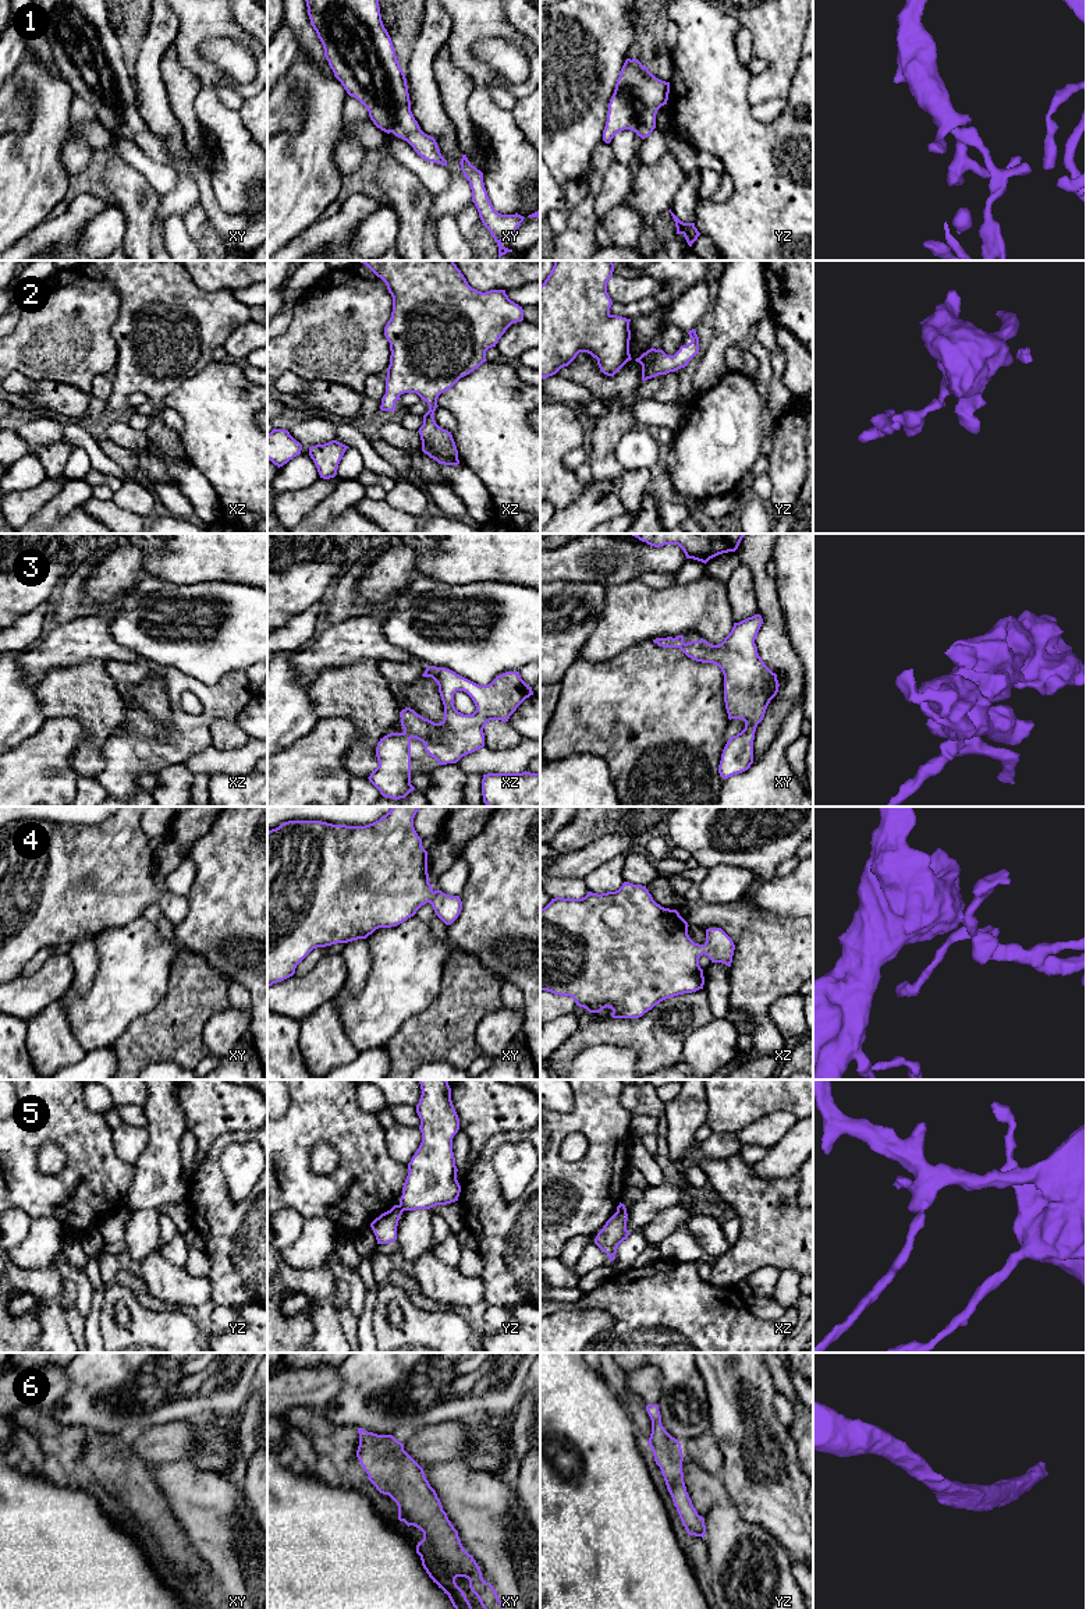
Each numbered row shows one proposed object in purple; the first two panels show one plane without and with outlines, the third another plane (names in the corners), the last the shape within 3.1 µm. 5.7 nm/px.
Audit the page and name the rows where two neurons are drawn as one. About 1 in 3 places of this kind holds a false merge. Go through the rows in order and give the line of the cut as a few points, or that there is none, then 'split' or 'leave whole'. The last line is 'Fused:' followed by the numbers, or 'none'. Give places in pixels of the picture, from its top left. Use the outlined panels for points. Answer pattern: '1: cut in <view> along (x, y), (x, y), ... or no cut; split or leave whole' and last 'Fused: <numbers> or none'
1: no cut; leave whole
2: no cut; leave whole
3: no cut; leave whole
4: no cut; leave whole
5: cut in yz along (398, 1205), (404, 1209); split
6: no cut; leave whole
Fused: 5

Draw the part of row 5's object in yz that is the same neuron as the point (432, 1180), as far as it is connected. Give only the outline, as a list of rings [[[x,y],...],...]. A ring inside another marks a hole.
[[[419,1080],[422,1095],[416,1105],[422,1142],[408,1163],[400,1206],[404,1211],[430,1209],[458,1201],[461,1186],[452,1152],[459,1119],[447,1080]]]

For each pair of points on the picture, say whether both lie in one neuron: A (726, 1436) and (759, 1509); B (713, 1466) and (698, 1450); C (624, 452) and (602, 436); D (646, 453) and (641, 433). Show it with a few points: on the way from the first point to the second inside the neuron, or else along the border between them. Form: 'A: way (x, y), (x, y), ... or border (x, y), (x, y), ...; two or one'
A: way (744, 1455), (759, 1481), (759, 1491); one
B: way (709, 1462), (702, 1455); one
C: border (638, 425), (617, 445), (616, 460), (623, 471); two
D: way (642, 449), (641, 438); one

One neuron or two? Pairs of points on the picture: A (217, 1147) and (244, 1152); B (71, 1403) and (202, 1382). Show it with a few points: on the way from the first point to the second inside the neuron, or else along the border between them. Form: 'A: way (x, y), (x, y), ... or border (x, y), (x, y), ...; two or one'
A: border (252, 1140), (224, 1148), (224, 1180); two
B: way (103, 1407), (112, 1416), (131, 1417), (170, 1404); one

